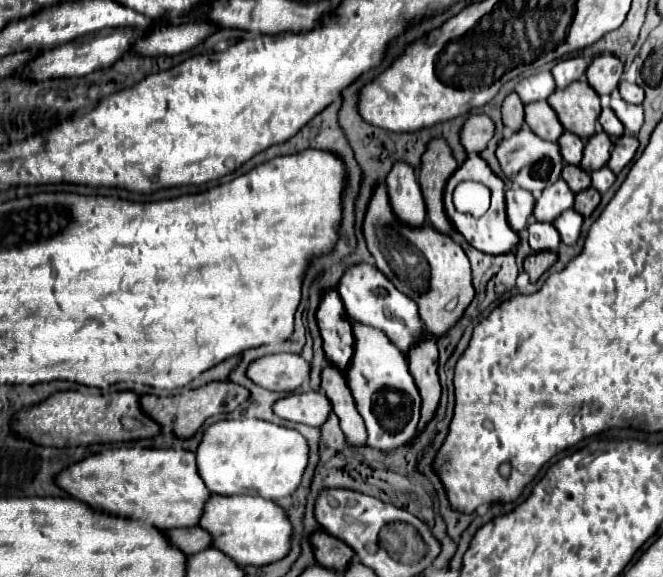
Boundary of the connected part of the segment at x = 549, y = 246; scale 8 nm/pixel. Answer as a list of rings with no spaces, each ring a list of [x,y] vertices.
[[[533,222],[531,226],[527,226],[529,232],[529,246],[535,252],[541,250],[557,250],[559,248],[559,232],[555,230],[553,224],[543,224],[543,222]]]

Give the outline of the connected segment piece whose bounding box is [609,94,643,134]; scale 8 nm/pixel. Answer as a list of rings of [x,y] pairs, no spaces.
[[[619,94],[611,96],[611,104],[609,106],[617,114],[617,118],[621,120],[621,124],[625,126],[627,132],[631,132],[631,134],[639,132],[639,128],[643,124],[643,108],[641,106],[623,102],[623,98],[619,98]]]

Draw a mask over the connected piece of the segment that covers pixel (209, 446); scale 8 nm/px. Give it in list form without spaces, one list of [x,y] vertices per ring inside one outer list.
[[[255,418],[223,420],[203,430],[195,456],[199,462],[199,476],[211,494],[251,494],[279,500],[293,494],[301,482],[307,466],[307,442],[297,430],[271,422]]]

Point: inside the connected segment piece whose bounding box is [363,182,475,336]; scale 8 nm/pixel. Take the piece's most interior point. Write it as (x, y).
(430, 267)

